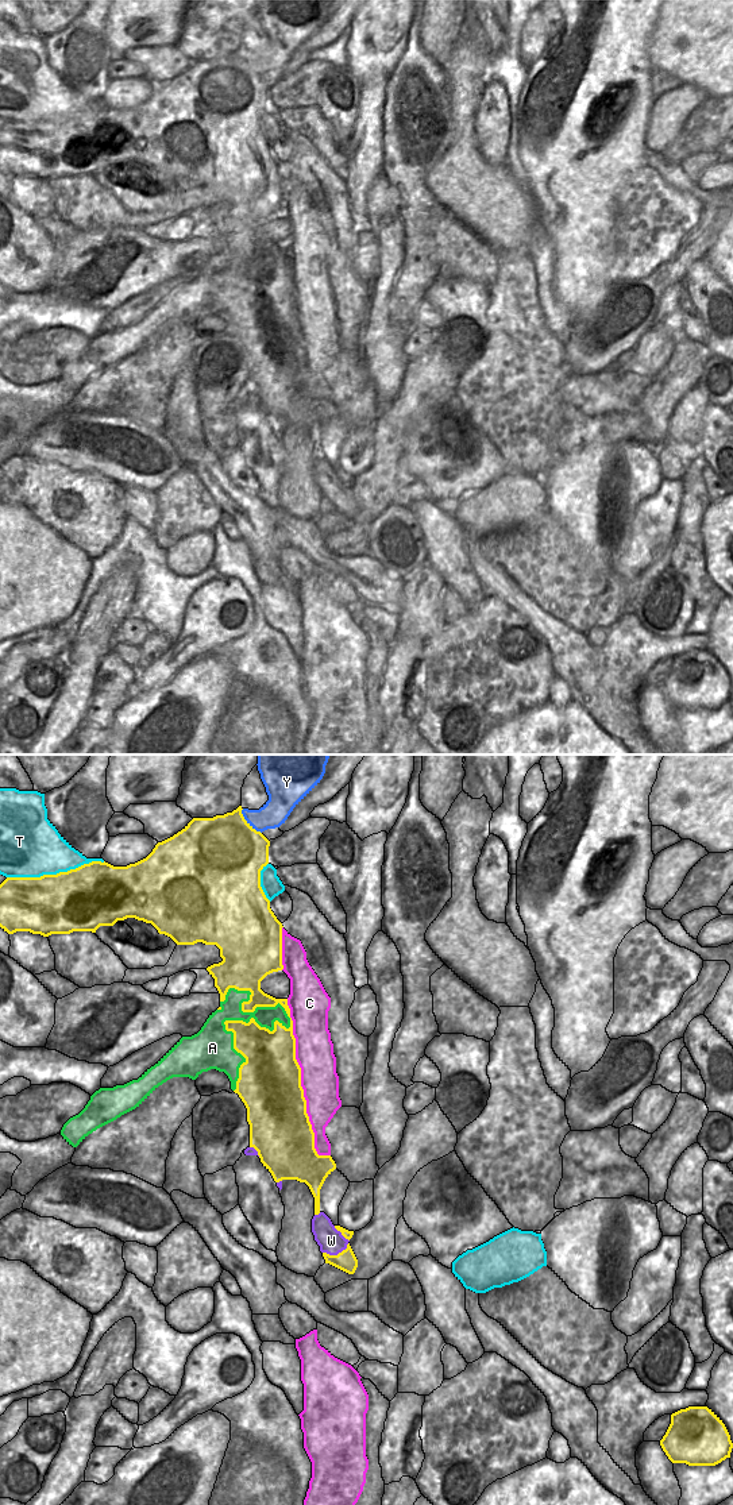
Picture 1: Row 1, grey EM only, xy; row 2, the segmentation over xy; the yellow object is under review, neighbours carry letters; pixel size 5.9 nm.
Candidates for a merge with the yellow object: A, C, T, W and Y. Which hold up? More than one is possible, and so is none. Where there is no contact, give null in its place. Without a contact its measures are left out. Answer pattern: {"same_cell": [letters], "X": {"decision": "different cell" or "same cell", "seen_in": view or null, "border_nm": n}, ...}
{"same_cell": [], "A": {"decision": "different cell", "seen_in": "xy", "border_nm": 600}, "C": {"decision": "different cell", "seen_in": "xy", "border_nm": 950}, "T": {"decision": "different cell", "seen_in": "xy", "border_nm": 600}, "W": {"decision": "different cell", "seen_in": "xy", "border_nm": 170}, "Y": {"decision": "different cell", "seen_in": "xy", "border_nm": 190}}

